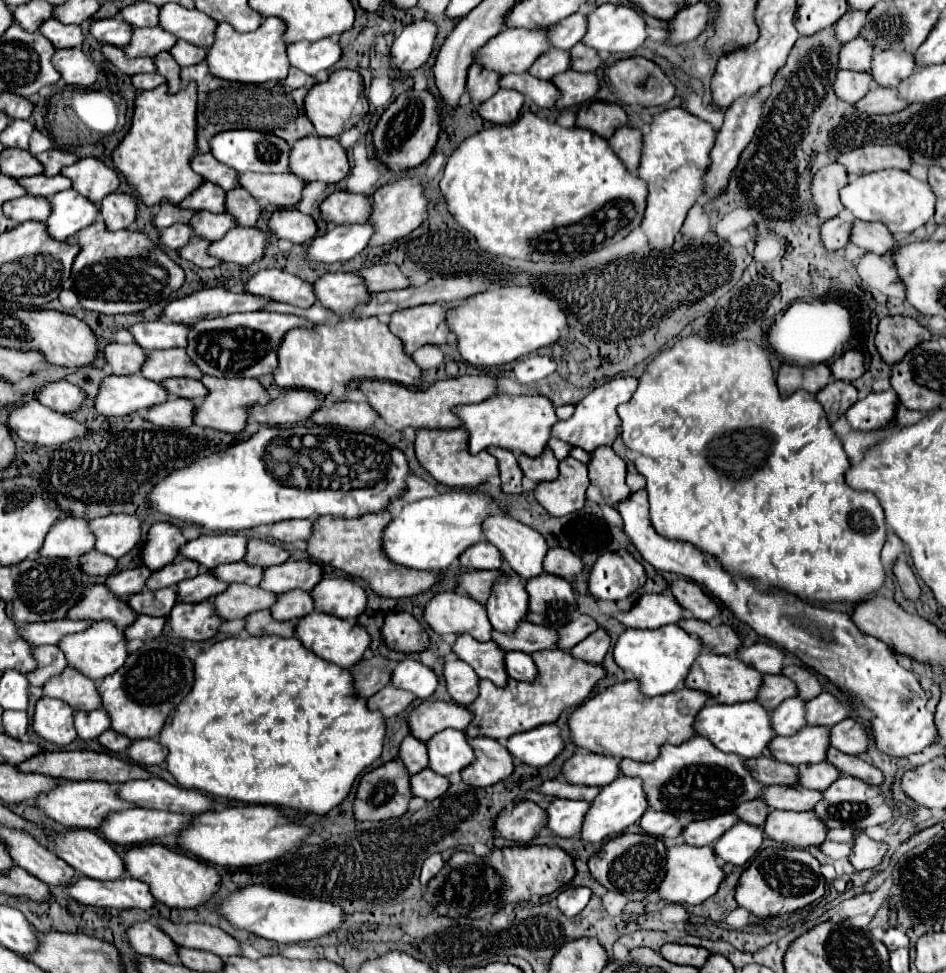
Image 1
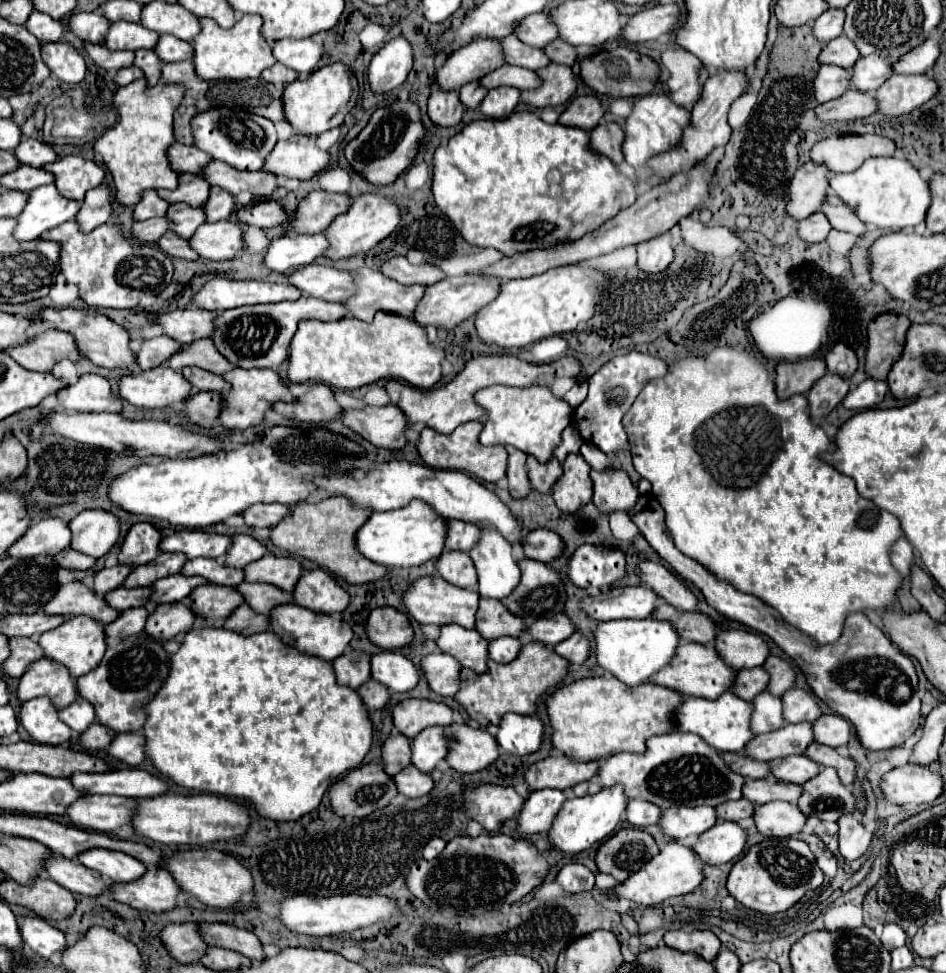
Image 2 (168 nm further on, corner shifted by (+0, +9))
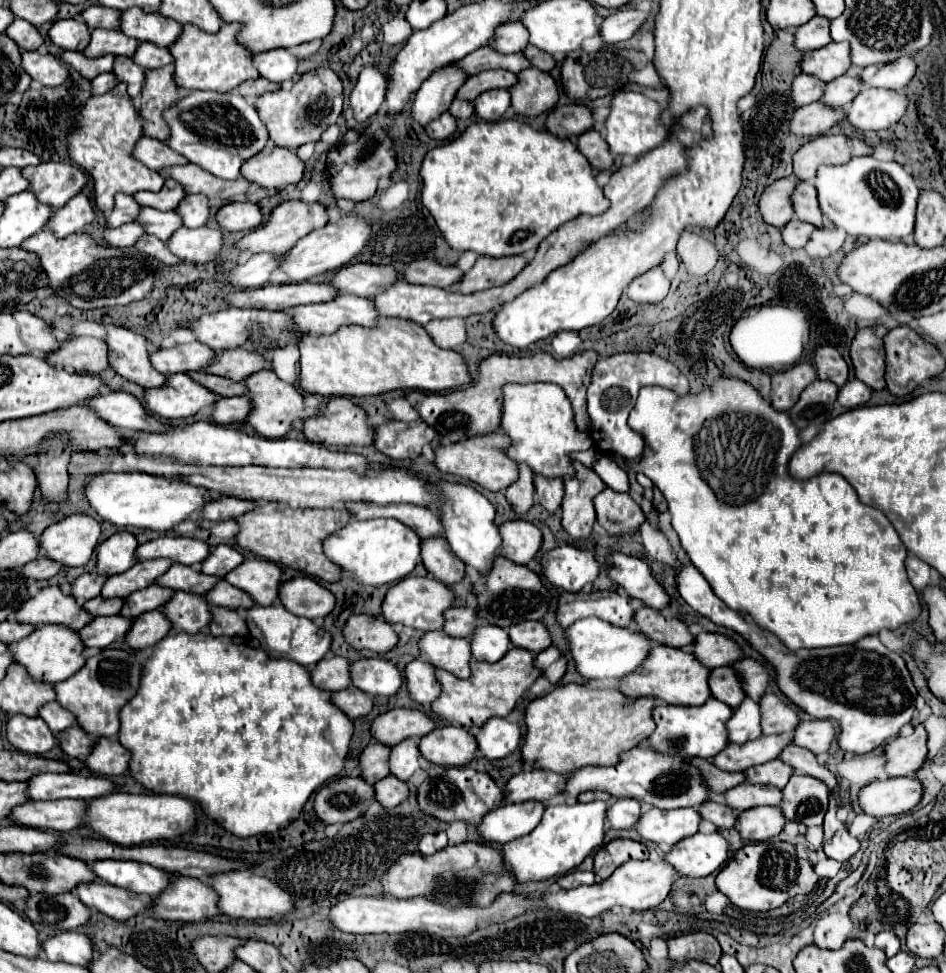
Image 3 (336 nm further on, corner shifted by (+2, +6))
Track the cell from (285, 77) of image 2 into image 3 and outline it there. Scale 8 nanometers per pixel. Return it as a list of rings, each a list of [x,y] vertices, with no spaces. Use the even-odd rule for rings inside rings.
[[[256,78],[256,80],[248,80],[248,82],[242,82],[238,86],[238,92],[248,98],[248,100],[254,100],[258,96],[262,96],[264,92],[272,92],[272,90],[278,90],[280,84],[274,84],[274,82],[268,82],[266,78]]]

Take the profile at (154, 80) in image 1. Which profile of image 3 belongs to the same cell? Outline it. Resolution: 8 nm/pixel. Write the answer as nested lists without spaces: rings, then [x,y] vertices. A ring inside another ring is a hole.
[[[100,74],[100,76],[96,76],[94,80],[92,80],[92,94],[106,94],[108,90],[112,90],[112,86],[116,86],[118,82],[116,82],[116,76],[114,74]]]

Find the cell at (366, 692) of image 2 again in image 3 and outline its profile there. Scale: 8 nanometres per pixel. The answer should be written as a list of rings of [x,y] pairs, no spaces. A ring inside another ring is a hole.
[[[348,686],[346,690],[334,692],[332,704],[338,706],[350,720],[366,716],[374,706],[372,698],[368,694],[364,694],[362,690],[356,690],[356,686]]]

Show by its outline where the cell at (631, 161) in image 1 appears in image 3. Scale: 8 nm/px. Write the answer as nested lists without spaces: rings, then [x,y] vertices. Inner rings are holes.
[[[586,130],[578,136],[576,148],[588,158],[594,170],[608,170],[614,164],[614,156],[608,150],[608,144],[596,130]]]

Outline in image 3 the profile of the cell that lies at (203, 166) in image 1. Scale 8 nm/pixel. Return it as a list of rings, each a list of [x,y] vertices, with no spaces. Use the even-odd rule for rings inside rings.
[[[142,136],[132,152],[134,158],[138,158],[144,166],[152,168],[152,170],[162,170],[174,164],[186,164],[186,158],[180,158],[180,154],[176,154],[172,148],[168,148],[164,142]]]

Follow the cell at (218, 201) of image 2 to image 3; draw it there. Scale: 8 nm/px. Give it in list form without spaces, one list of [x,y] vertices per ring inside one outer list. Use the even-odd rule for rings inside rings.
[[[202,194],[184,196],[184,200],[180,200],[180,204],[178,204],[178,208],[174,212],[180,214],[182,226],[186,226],[186,228],[200,228],[200,226],[206,224],[206,220],[210,216],[208,198],[204,198]]]

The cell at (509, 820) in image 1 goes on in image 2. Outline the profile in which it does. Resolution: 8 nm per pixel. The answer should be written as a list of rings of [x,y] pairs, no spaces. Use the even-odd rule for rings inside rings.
[[[482,785],[466,791],[466,815],[478,821],[488,831],[498,831],[504,821],[518,819],[524,797],[514,787]]]

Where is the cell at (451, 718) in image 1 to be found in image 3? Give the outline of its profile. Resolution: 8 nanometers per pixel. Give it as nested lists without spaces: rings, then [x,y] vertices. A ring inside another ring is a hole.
[[[394,708],[374,718],[370,734],[384,746],[396,746],[406,738],[422,738],[436,728],[434,720],[420,710]]]

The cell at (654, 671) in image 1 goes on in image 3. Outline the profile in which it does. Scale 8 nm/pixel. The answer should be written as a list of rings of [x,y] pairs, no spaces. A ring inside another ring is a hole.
[[[582,618],[566,628],[568,648],[572,654],[572,660],[576,664],[576,670],[584,678],[622,678],[624,674],[630,674],[644,662],[650,650],[650,640],[640,634],[634,628],[618,628],[608,622],[602,622],[600,618]]]

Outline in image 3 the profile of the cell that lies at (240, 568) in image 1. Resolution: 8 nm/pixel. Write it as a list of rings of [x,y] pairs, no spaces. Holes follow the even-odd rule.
[[[172,564],[154,584],[170,588],[170,590],[184,590],[190,594],[204,596],[208,590],[212,590],[212,586],[216,582],[218,582],[216,576],[206,576],[194,568],[188,568],[182,564]]]

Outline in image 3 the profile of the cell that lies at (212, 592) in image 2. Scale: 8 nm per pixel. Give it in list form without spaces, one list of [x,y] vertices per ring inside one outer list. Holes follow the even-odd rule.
[[[174,592],[174,596],[162,606],[162,612],[174,630],[182,630],[186,634],[202,632],[212,618],[204,596],[184,592]]]

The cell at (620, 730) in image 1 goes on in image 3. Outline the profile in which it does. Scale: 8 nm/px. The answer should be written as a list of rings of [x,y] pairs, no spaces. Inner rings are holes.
[[[568,684],[532,700],[526,706],[526,738],[520,748],[524,766],[572,774],[582,766],[612,766],[618,754],[638,746],[654,730],[654,698],[636,702],[620,696],[618,690],[588,690],[580,684]]]

